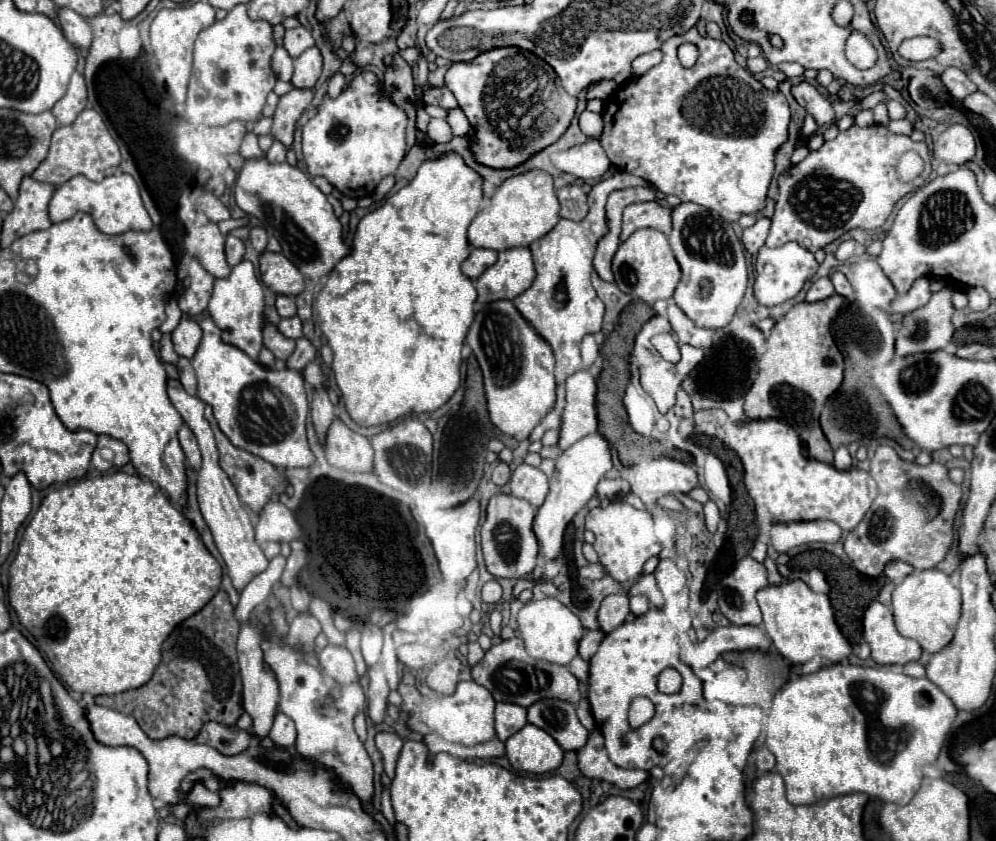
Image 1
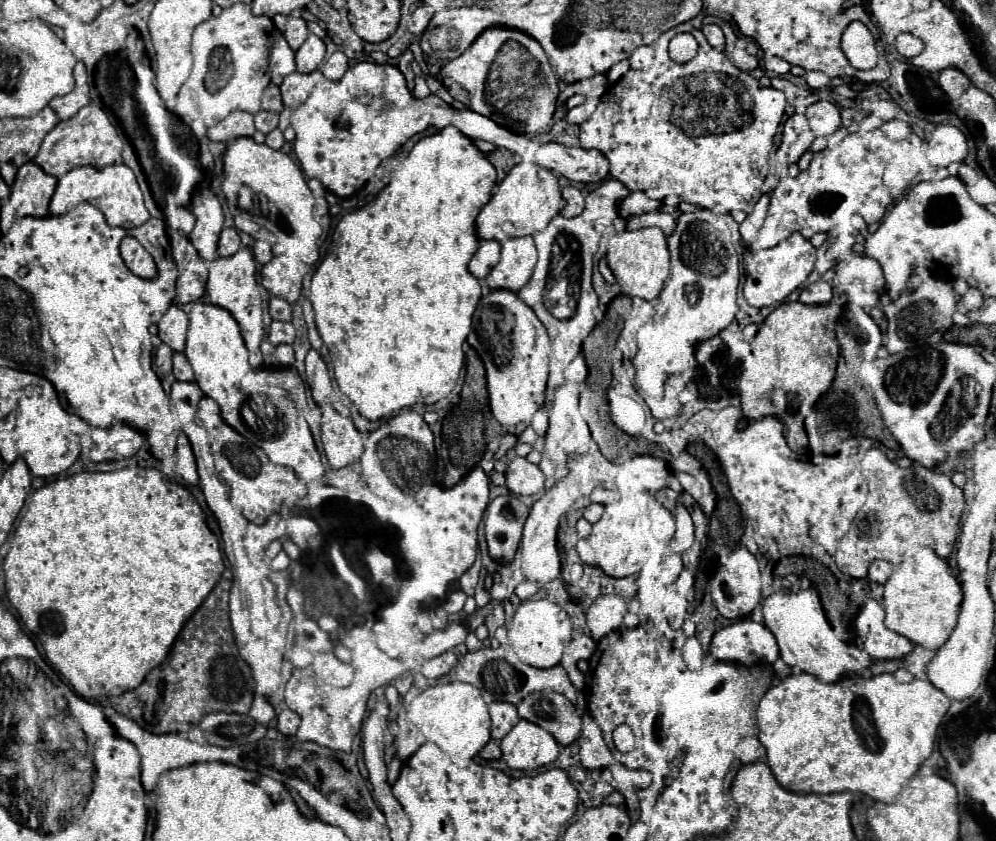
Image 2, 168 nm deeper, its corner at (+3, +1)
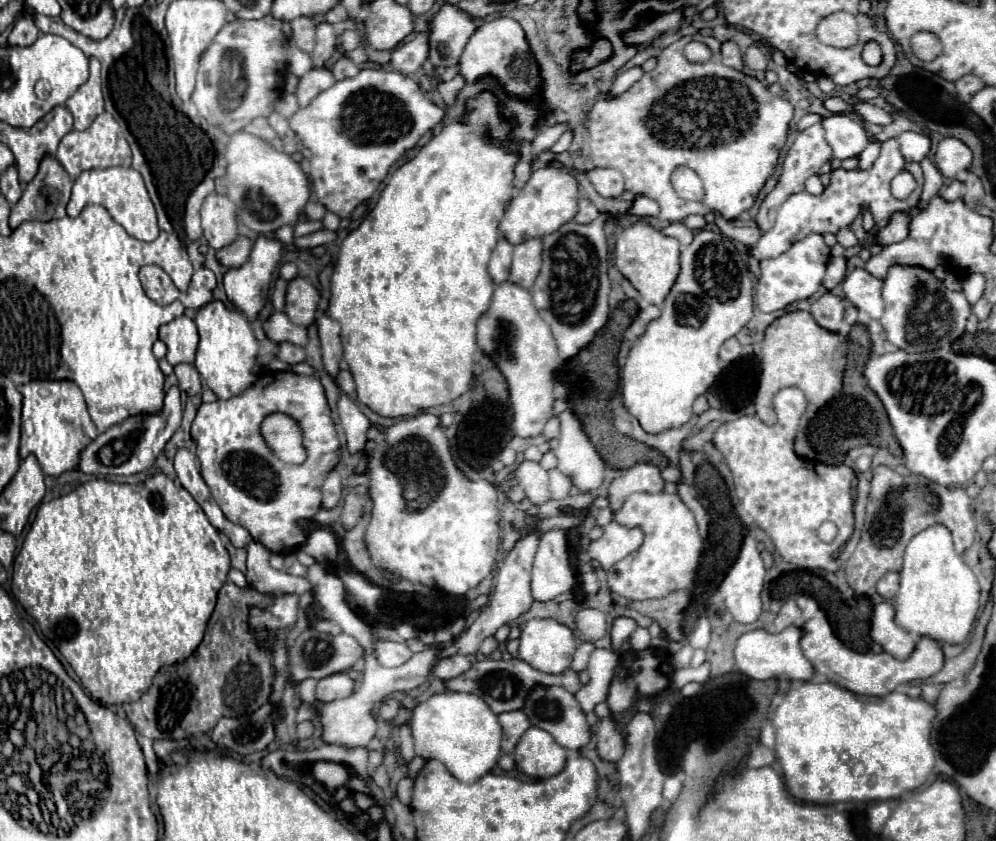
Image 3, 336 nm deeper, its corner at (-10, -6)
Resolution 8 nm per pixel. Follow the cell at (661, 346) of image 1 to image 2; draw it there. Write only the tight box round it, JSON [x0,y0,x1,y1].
[633,209,739,397]

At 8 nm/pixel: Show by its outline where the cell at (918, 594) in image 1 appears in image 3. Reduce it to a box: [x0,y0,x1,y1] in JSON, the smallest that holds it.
[894,524,980,644]

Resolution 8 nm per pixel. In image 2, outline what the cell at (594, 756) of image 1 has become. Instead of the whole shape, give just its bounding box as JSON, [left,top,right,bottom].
[579,715,615,769]

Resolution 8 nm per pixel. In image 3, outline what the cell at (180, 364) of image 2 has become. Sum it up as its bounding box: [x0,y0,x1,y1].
[174,364,202,396]

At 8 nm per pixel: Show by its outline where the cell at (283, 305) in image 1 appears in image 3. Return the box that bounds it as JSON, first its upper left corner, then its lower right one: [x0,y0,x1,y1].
[264,312,308,346]

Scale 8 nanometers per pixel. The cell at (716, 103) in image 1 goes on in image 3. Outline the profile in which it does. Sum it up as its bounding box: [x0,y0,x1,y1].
[590,36,794,222]

